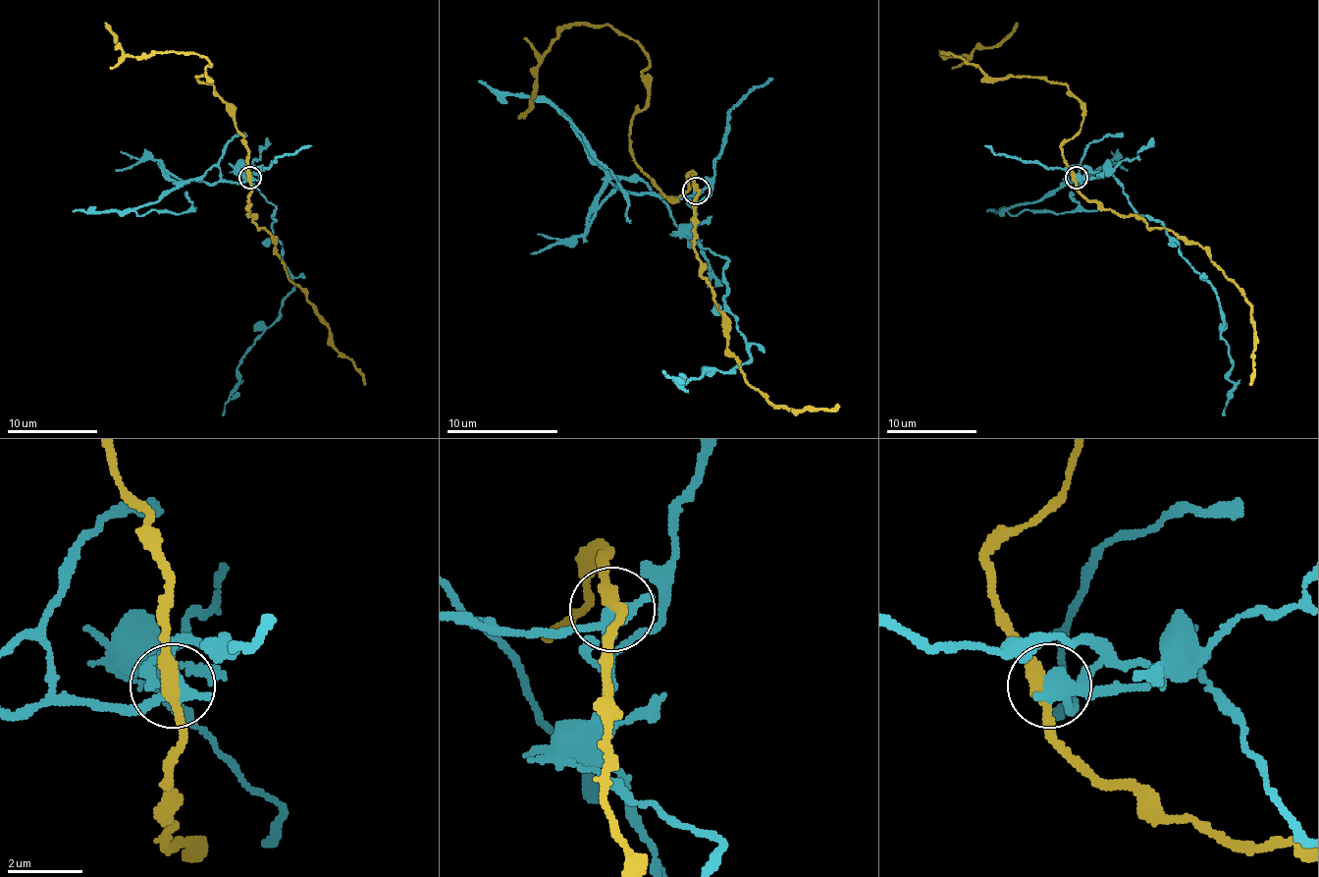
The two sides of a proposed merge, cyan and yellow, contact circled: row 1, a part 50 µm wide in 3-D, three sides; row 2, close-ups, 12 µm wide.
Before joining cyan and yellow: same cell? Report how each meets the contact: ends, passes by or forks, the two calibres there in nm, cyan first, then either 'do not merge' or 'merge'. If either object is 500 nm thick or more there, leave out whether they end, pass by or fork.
cyan forks there; yellow passes by; 360 nm thick on the cyan side, 360 nm on the other; do not merge

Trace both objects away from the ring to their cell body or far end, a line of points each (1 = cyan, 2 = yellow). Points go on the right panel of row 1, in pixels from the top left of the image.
1: (1077, 177), (1113, 175), (1140, 215), (1151, 215), (1212, 288), (1222, 338), (1228, 347), (1233, 394), (1222, 414)
2: (1075, 177), (1063, 147), (1083, 111), (1065, 83), (990, 80), (941, 54), (995, 47), (1018, 23)

